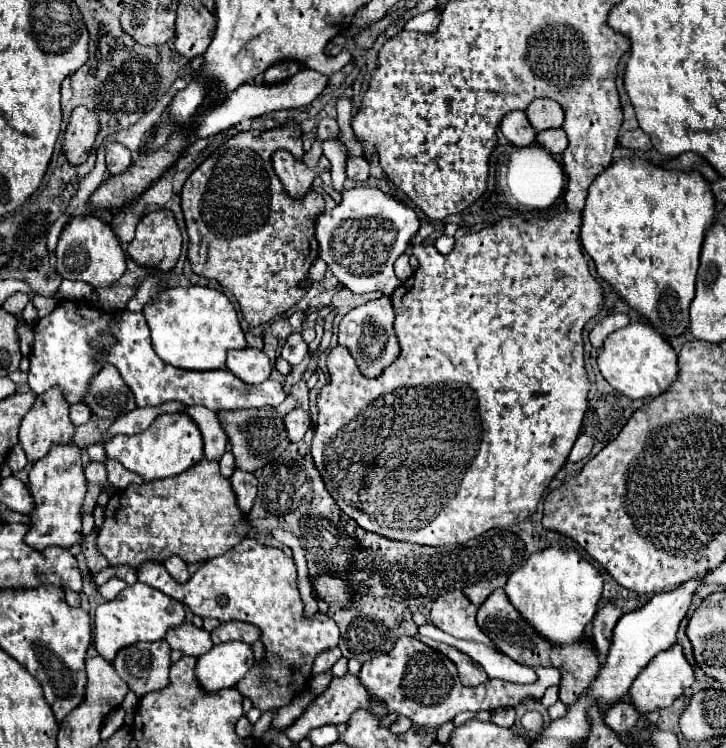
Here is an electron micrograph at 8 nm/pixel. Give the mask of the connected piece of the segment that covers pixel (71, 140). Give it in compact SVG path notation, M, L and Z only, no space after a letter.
M77 107L71 113L63 139L63 151L73 165L79 165L87 159L97 139L97 131L99 131L99 119L95 111L89 111L87 107Z

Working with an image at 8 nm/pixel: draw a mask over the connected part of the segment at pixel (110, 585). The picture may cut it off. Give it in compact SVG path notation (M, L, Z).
M111 579L111 581L107 581L105 585L99 587L99 593L101 593L105 599L115 599L115 597L119 595L119 591L123 591L125 587L127 587L125 581L121 581L121 579Z

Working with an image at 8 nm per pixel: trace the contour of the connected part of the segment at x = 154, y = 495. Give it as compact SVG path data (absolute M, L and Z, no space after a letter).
M201 459L177 477L129 485L125 491L117 491L105 507L105 523L97 535L97 549L111 565L131 565L135 569L143 561L165 561L169 555L179 555L185 563L203 563L237 545L249 529L249 517L237 507L235 491L231 489L229 479L219 473L219 463Z

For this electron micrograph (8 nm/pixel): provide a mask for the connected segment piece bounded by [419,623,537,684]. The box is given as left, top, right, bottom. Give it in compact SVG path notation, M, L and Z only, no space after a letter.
M431 623L421 625L421 627L419 627L419 635L445 641L445 643L457 647L459 651L471 655L477 663L483 665L483 669L489 673L489 677L499 677L499 679L507 679L507 681L519 681L521 684L532 684L537 681L537 675L532 667L519 665L517 661L509 659L507 655L497 653L495 649L491 651L489 647L483 647L481 643L471 643L471 641L453 639L451 635L445 635L445 633L441 633L439 629L435 629Z

